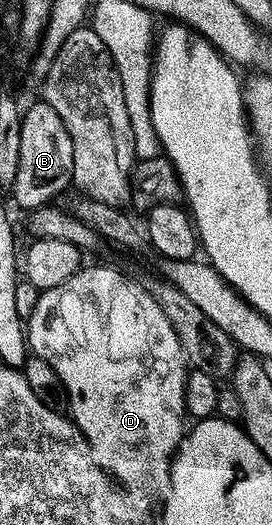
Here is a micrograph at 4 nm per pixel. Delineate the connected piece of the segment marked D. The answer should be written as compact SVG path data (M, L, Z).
M85 265L58 288L50 288L41 293L34 312L26 319L26 341L31 353L50 364L50 368L57 373L67 397L72 401L71 406L73 400L76 401L70 411L70 417L76 423L80 433L84 435L85 440L88 441L88 449L92 451L92 459L106 473L112 475L121 486L131 488L133 491L147 491L147 486L167 487L168 472L172 469L172 459L186 433L184 385L190 373L190 366L184 357L184 349L178 336L174 336L174 328L170 328L170 320L166 320L166 312L162 312L162 308L158 308L154 296L149 294L143 285L139 286L134 279L127 278L122 271L115 270L112 266Z

